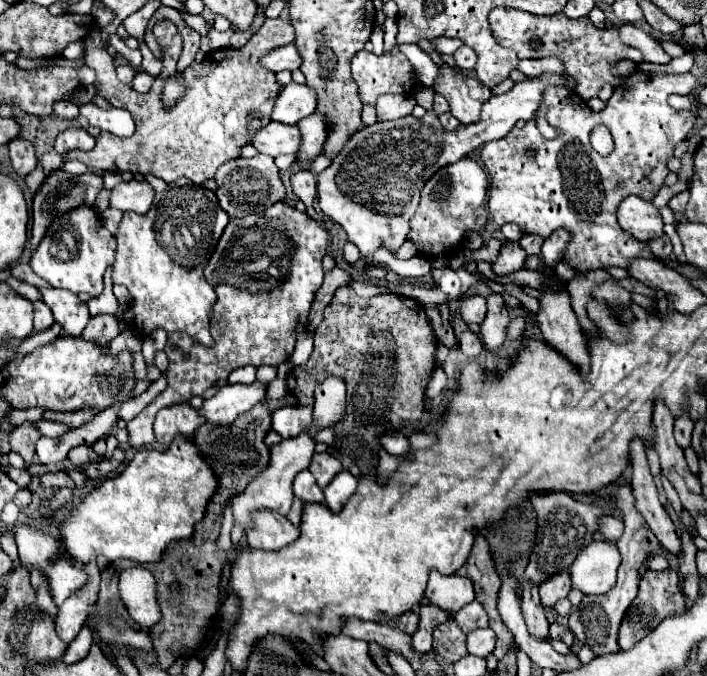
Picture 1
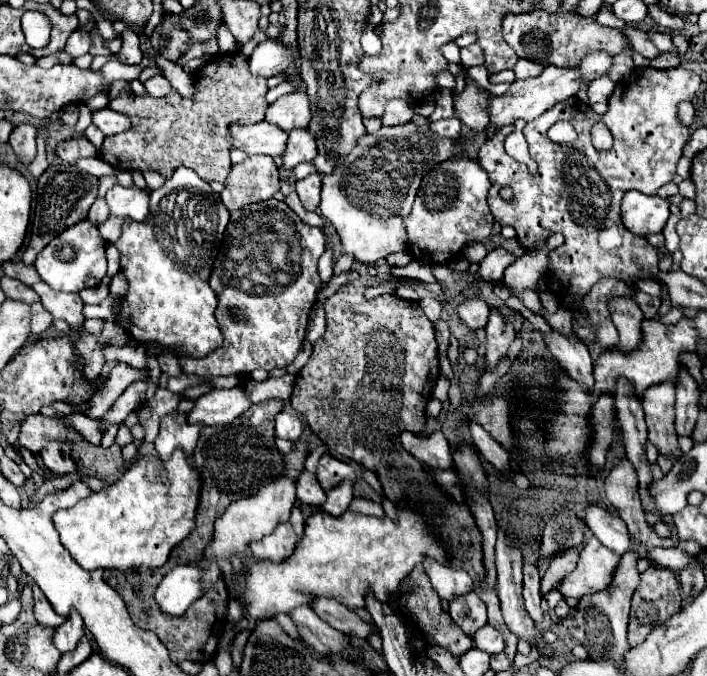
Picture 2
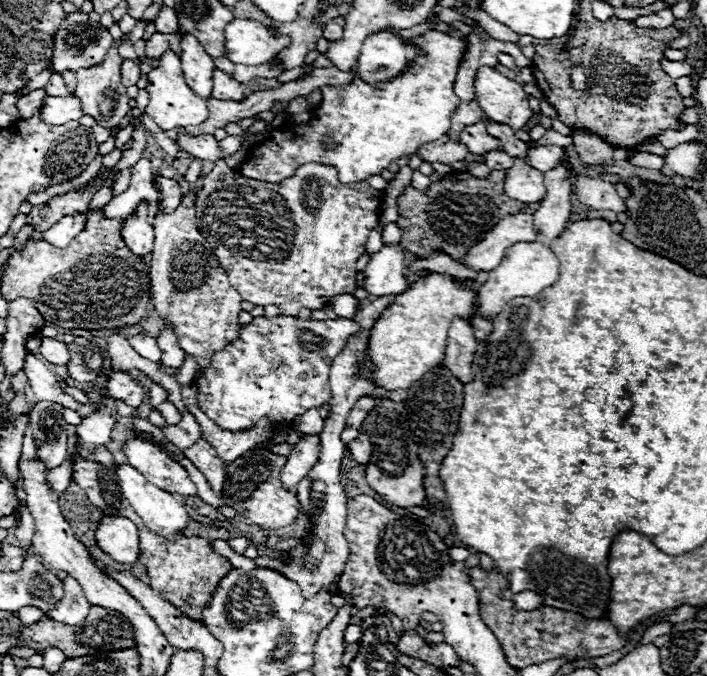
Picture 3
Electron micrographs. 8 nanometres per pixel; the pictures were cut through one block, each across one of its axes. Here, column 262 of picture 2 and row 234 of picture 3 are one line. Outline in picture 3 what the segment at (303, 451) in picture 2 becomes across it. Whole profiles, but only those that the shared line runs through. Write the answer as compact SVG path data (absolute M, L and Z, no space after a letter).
M532 214L504 216L484 240L474 244L470 252L462 258L462 264L478 272L492 272L504 258L506 250L516 242L536 240L536 230L532 224Z

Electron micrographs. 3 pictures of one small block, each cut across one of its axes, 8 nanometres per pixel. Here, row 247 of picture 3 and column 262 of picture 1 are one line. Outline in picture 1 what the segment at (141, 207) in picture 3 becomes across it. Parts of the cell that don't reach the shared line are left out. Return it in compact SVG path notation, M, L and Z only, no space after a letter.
M270 122L268 126L260 128L250 144L268 156L280 156L280 154L294 154L300 146L300 132L296 126L284 126L280 122Z

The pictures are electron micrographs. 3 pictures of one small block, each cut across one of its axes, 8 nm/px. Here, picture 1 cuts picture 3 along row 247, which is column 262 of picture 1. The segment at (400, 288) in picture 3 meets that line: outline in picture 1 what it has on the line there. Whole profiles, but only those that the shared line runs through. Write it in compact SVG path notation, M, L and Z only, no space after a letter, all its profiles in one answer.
M252 382L252 384L226 384L222 386L216 396L206 398L198 414L206 418L210 424L228 426L240 414L250 410L254 404L264 400L266 384Z

